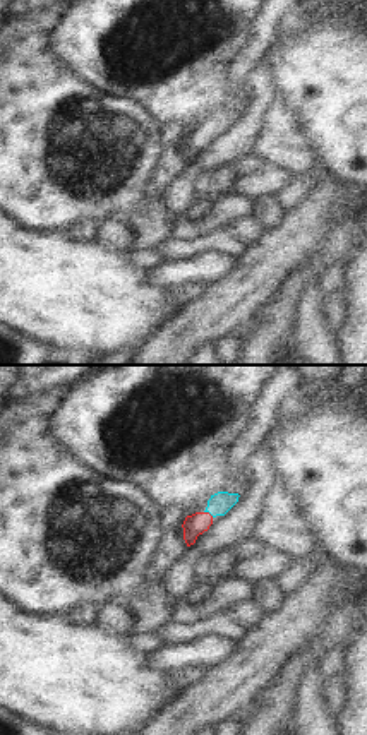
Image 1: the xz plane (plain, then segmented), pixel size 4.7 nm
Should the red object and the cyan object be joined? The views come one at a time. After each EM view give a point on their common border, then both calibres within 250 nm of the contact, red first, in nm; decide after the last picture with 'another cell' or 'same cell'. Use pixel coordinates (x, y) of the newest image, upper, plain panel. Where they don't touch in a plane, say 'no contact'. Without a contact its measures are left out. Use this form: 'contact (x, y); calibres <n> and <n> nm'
contact (208, 129); calibres 100 and 100 nm

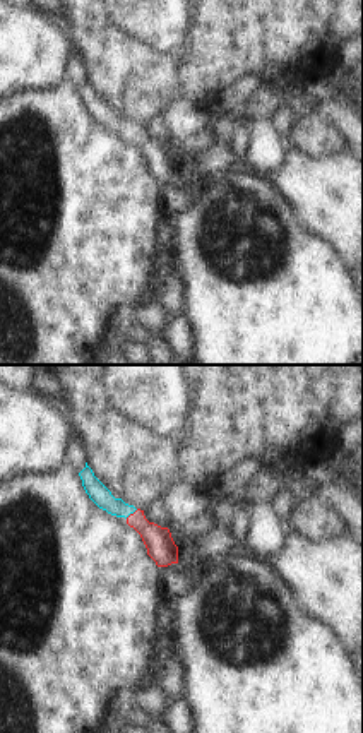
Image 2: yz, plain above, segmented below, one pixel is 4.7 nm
contact (130, 131); calibres 140 and 90 nm

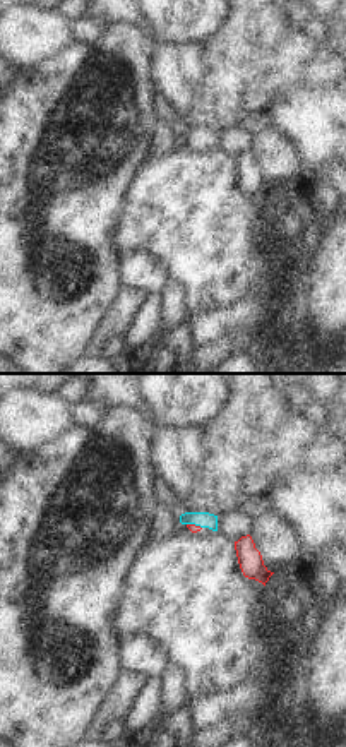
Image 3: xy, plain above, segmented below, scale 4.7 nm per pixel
contact (194, 141); calibres 40 and 80 nm

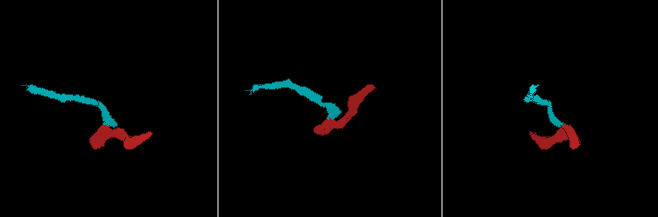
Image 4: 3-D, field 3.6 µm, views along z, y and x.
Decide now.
same cell

